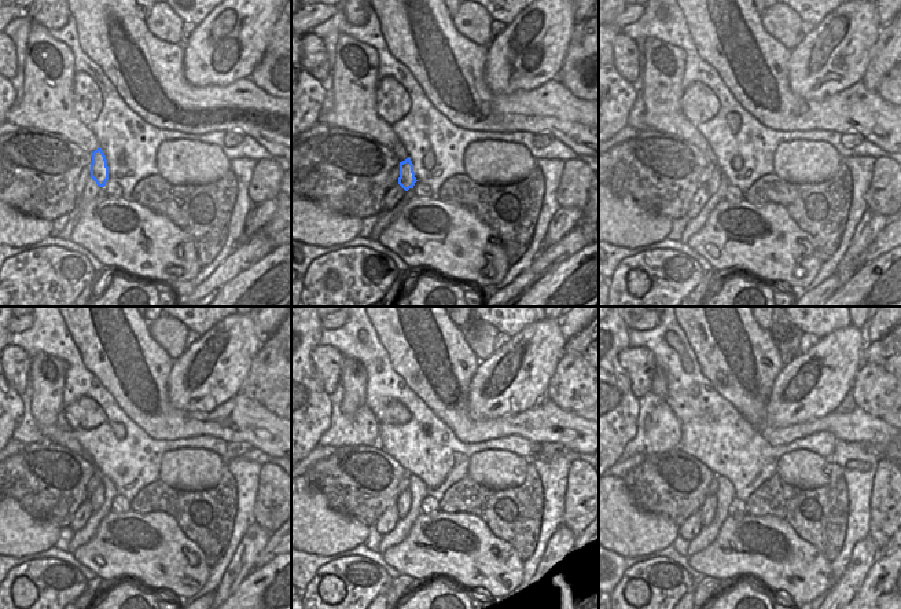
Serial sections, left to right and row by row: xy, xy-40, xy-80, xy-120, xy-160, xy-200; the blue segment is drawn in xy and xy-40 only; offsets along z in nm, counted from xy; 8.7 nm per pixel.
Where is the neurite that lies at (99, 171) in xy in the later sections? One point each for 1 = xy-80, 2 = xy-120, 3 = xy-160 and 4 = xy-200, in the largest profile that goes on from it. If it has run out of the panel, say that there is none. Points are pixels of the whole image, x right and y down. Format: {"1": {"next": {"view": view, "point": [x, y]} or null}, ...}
{"1": {"next": {"view": "xy-80", "point": [712, 184]}}, "2": {"next": {"view": "xy-120", "point": [95, 496]}}, "3": {"next": {"view": "xy-160", "point": [403, 503]}}, "4": {"next": {"view": "xy-200", "point": [708, 509]}}}

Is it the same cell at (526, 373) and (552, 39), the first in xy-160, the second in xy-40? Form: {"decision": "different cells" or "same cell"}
{"decision": "same cell"}

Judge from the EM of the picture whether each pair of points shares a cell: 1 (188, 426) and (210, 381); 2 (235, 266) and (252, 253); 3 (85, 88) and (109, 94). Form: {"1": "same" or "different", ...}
{"1": "different", "2": "same", "3": "different"}

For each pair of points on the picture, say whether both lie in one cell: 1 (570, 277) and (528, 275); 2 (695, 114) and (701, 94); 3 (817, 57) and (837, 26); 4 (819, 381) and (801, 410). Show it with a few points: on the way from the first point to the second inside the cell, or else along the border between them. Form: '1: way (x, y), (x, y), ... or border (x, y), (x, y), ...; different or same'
1: border (572, 256), (554, 266), (525, 292); different
2: way (697, 109), (699, 99); same
3: way (824, 50), (837, 37), (837, 33); same
4: way (812, 388), (801, 403); same

